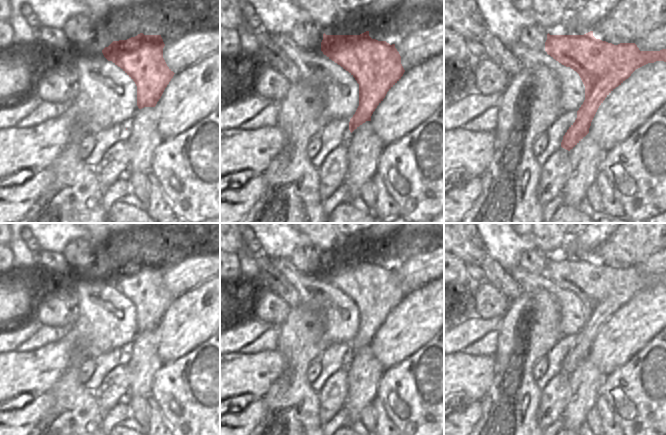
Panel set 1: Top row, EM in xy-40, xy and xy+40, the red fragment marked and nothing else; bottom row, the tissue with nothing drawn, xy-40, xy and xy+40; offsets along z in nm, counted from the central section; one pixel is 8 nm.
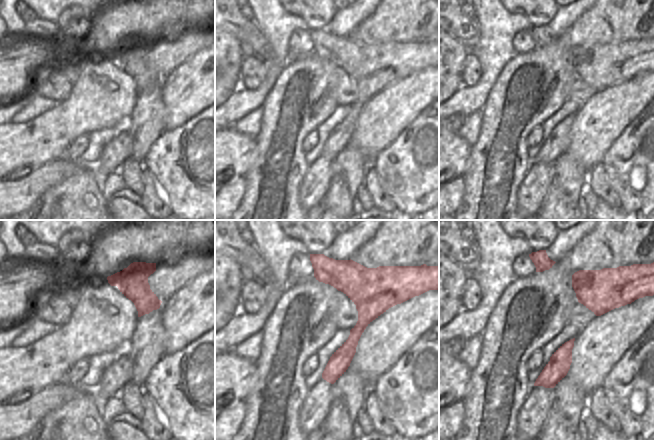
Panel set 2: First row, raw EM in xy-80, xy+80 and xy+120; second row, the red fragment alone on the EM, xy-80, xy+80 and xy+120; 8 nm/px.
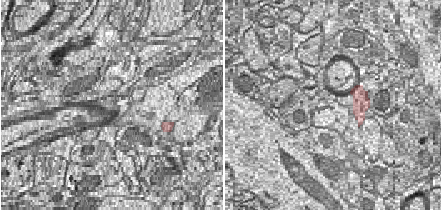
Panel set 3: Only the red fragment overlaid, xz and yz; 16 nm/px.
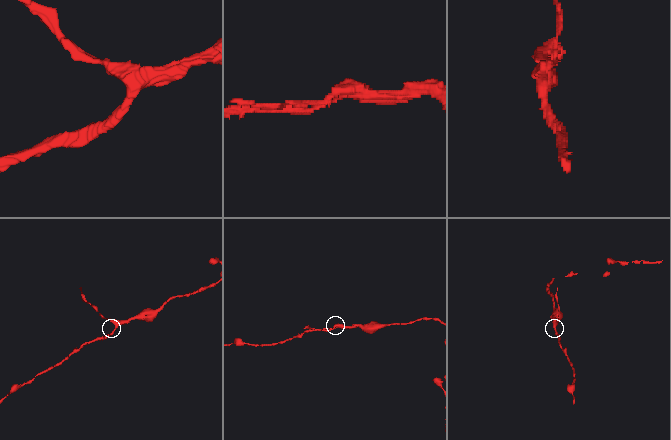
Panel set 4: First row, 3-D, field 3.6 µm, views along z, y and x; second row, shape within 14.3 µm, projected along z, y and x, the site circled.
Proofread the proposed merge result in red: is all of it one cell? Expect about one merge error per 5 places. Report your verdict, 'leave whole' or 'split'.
leave whole

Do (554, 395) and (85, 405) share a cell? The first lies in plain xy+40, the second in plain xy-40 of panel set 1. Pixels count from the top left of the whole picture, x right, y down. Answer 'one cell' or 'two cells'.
two cells

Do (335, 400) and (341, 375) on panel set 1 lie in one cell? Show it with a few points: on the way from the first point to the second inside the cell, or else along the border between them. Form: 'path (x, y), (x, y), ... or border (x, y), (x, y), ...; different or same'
path (335, 394), (335, 387), (338, 381); same

